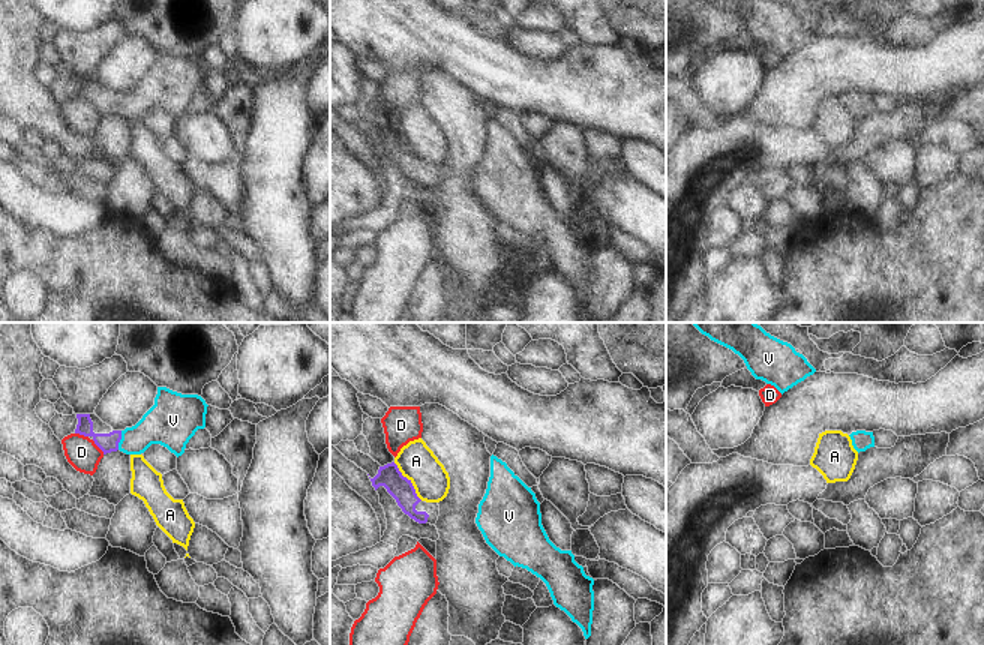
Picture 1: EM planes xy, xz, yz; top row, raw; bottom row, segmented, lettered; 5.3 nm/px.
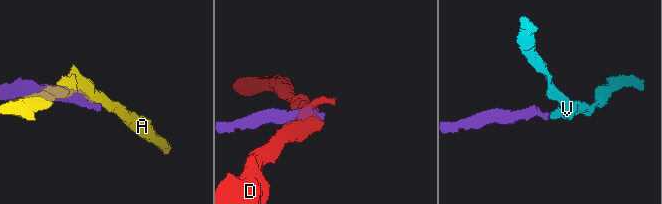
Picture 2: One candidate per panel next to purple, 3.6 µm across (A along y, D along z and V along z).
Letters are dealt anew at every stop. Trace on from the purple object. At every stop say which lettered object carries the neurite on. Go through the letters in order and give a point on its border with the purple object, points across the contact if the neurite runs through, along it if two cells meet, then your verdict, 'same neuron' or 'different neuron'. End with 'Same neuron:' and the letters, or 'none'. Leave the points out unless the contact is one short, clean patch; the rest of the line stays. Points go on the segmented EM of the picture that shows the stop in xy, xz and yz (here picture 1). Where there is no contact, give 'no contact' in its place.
A: meets purple in xz at (410, 482); different neuron
D: meets purple in xy at (98, 446); border along xy (92, 440), (104, 453); different neuron
V: meets purple in xy at (120, 438); runs through xy (107, 443), (120, 438), (138, 438), (164, 423); same neuron
Same neuron: V

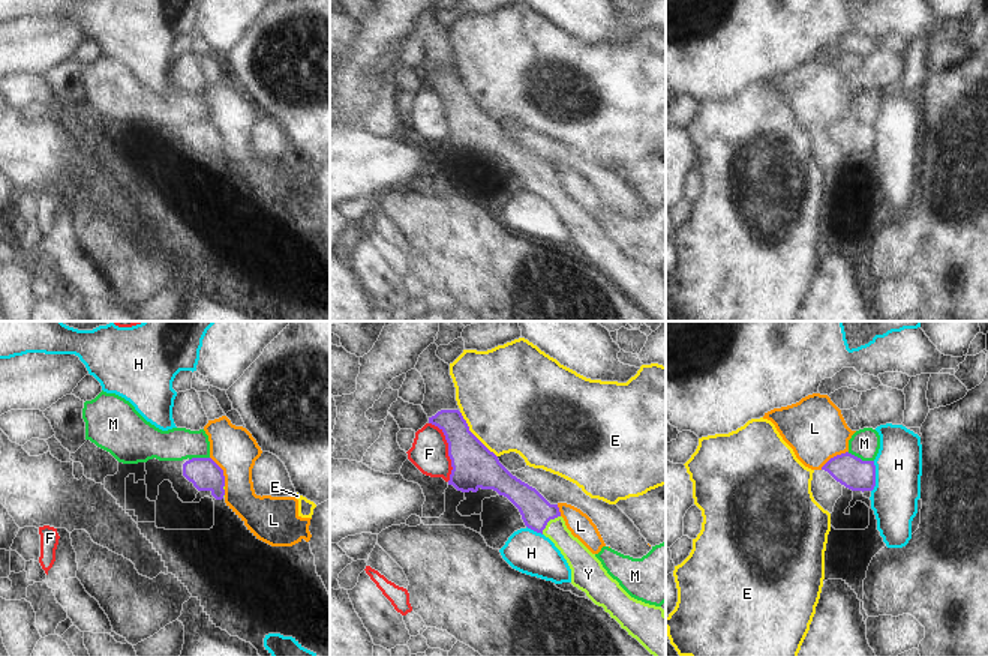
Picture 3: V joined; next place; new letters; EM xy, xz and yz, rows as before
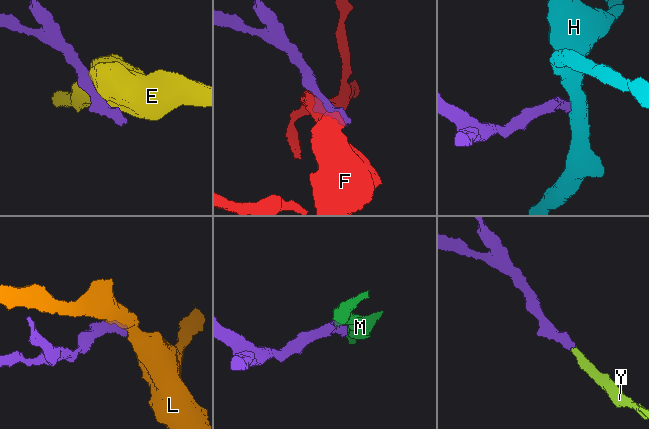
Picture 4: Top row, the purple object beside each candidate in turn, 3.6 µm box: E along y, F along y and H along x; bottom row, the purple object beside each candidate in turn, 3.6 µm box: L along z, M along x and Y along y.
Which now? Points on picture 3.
E: meets purple in xz at (473, 434); different neuron
F: meets purple in xz at (449, 451); border along xz (429, 422), (443, 433), (447, 443), (452, 467), (449, 481); different neuron
H: meets purple in yz at (874, 476); border along yz (874, 461), (874, 488), (871, 491); different neuron
L: meets purple in xy at (222, 472); border along xy (210, 457), (222, 470), (225, 485); different neuron
M: meets purple in yz at (859, 458); different neuron
Y: meets purple in xz at (547, 521); runs through xz (535, 511), (547, 521), (577, 556); same neuron
Same neuron: Y

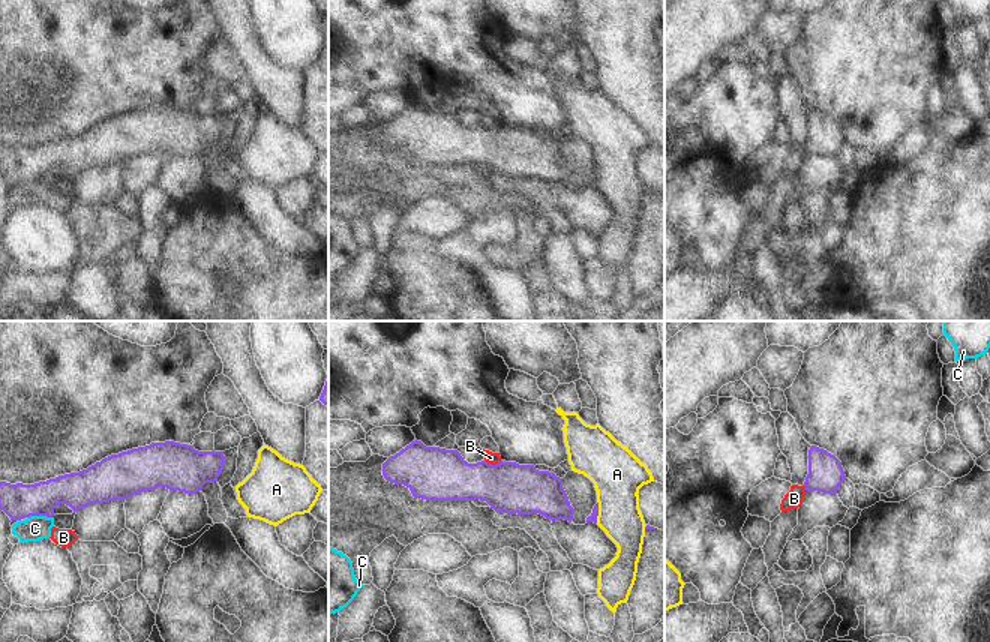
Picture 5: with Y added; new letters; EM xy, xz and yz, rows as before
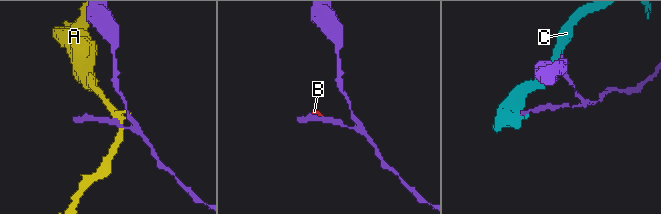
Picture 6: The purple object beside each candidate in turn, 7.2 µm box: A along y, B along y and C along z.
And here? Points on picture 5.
A: meets purple in xz at (597, 512); border along xz (597, 501), (596, 522); different neuron
B: meets purple in xz at (494, 465); border along xz (485, 459), (491, 464), (501, 461); different neuron
C: meets purple in xy at (39, 515); border along xy (51, 516), (27, 518); different neuron
Same neuron: none

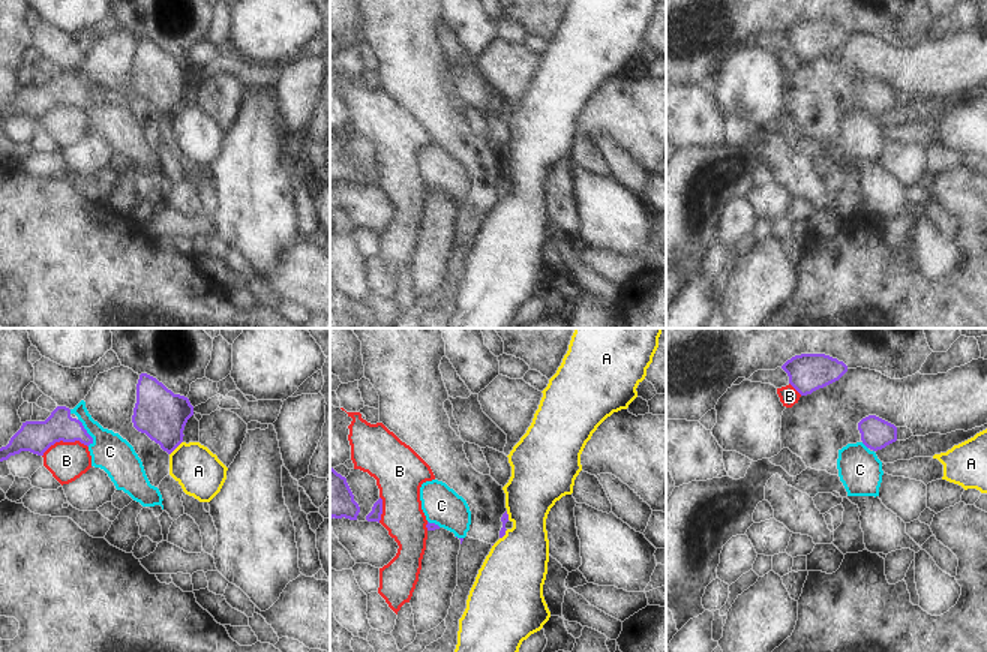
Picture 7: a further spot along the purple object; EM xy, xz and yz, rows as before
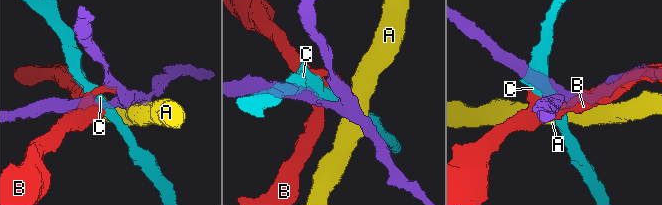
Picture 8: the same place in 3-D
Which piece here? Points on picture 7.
A: meets purple in xy at (176, 447); different neuron
B: meets purple in xy at (63, 441); border along xy (87, 445), (78, 441), (56, 441), (42, 456); different neuron
C: meets purple in xy at (86, 432); different neuron
Same neuron: none

